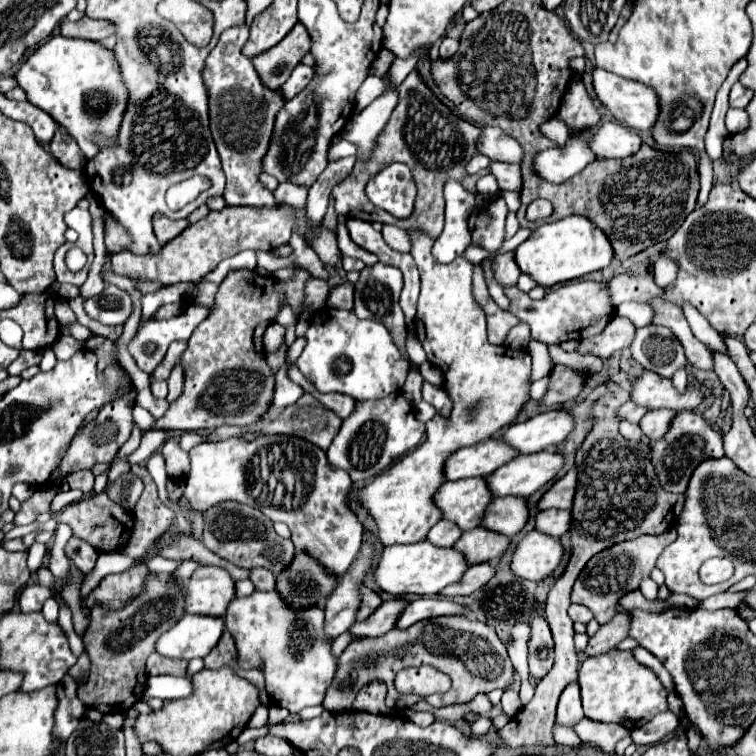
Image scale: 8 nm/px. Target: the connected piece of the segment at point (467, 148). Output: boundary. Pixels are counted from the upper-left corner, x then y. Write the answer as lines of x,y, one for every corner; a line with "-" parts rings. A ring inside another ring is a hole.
414,69
398,87
398,105
392,111
392,117
388,119
384,133
380,133
380,141
376,141
376,149
372,149
372,157
368,161
356,161
352,173
332,189
336,215
358,217
368,223
396,225
406,231
424,229
426,233
432,233
432,237
438,237
444,227
444,195
442,195
444,185
448,179
462,181
470,177
466,173
466,163
476,155
476,137
480,137
480,129
456,117
428,89
422,75
-
394,161
402,161
410,167
418,187
414,213
408,219
394,219
390,213
384,211
370,211
370,205
362,203
362,193
368,179

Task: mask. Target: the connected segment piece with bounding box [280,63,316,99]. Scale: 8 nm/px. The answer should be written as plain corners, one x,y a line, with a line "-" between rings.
300,63
300,65
292,71
290,79
282,85
280,93
282,93
286,99
292,99
294,95
298,95
298,93
314,79
314,75
316,75
316,69
314,69
314,67

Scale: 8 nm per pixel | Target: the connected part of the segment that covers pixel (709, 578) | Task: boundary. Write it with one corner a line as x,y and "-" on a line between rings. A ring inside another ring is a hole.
728,557
708,559
708,561
700,567
700,579
706,581
706,583
726,581
732,573
734,573
734,567
732,567
732,561
728,561

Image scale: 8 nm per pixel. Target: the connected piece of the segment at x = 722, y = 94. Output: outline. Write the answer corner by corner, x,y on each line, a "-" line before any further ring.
746,58
740,59
740,63
734,65
734,71
730,71
728,79
722,83
718,95
716,95
716,103
714,103
714,109
712,109
712,117
710,117
710,127
706,131
706,153
710,157
710,161
714,163
716,159
722,157
722,141
728,137
728,131
724,127
724,115
728,111
728,93
730,93
730,87
736,83
738,75
744,71
748,66

